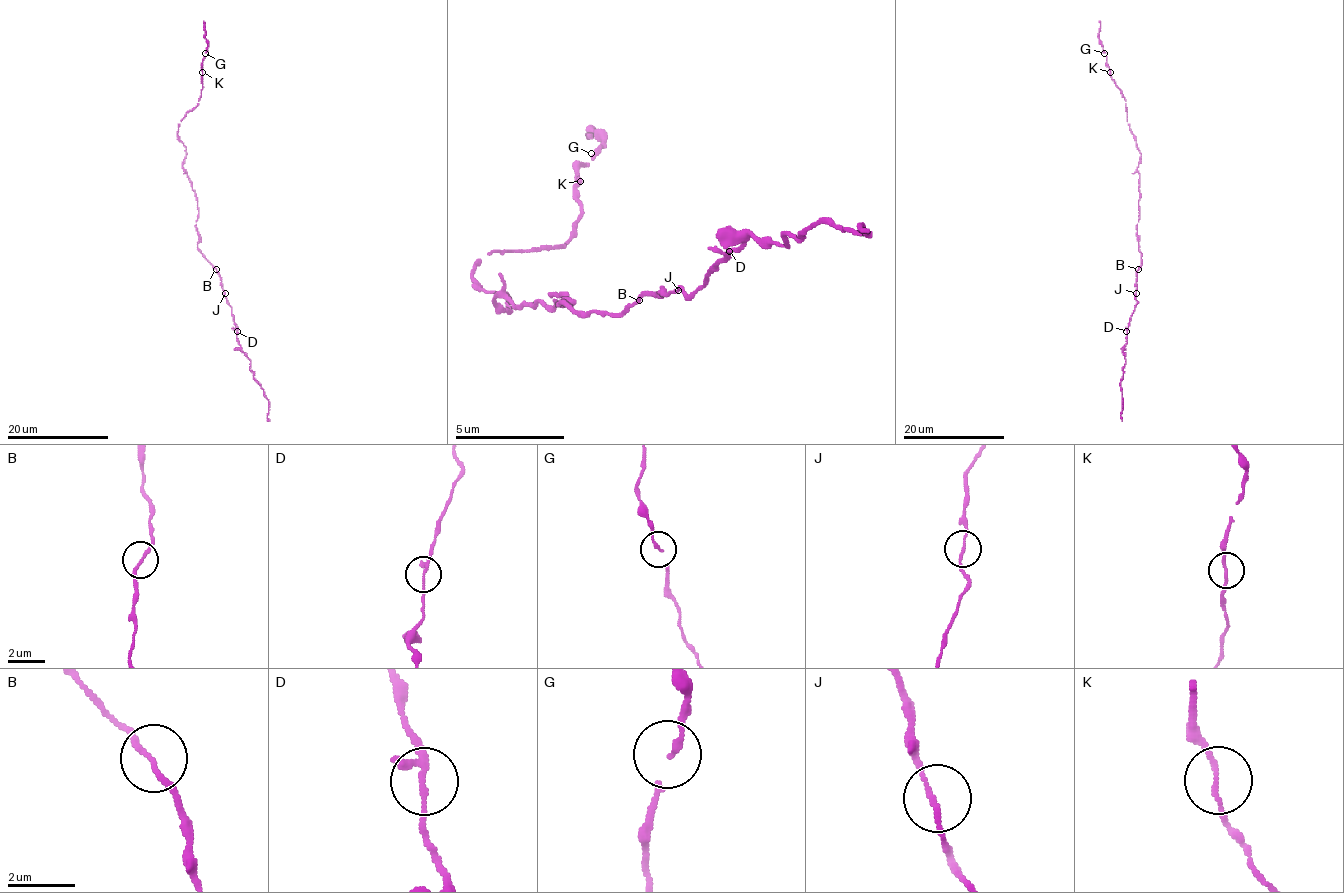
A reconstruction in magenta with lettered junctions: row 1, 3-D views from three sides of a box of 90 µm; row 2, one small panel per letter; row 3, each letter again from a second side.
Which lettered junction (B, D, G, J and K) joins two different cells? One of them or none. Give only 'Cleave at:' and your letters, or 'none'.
Cleave at: none

